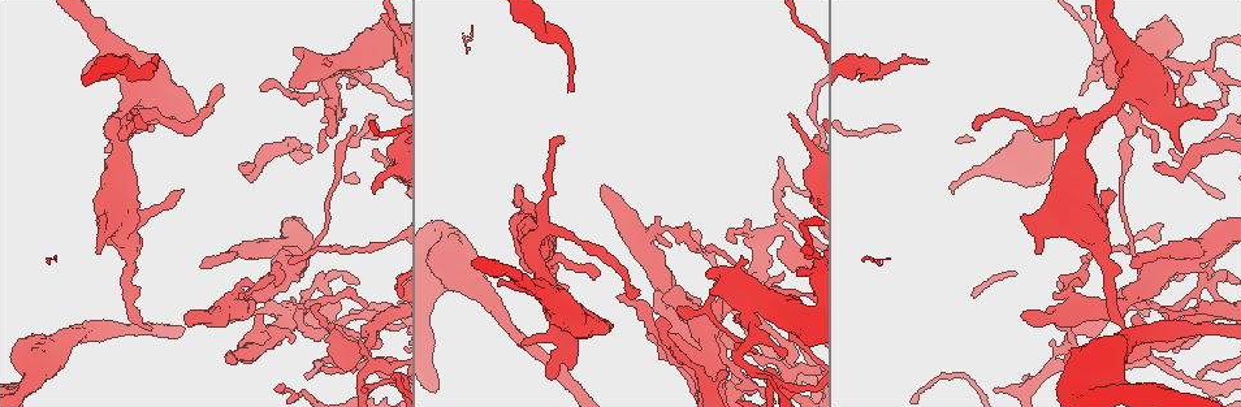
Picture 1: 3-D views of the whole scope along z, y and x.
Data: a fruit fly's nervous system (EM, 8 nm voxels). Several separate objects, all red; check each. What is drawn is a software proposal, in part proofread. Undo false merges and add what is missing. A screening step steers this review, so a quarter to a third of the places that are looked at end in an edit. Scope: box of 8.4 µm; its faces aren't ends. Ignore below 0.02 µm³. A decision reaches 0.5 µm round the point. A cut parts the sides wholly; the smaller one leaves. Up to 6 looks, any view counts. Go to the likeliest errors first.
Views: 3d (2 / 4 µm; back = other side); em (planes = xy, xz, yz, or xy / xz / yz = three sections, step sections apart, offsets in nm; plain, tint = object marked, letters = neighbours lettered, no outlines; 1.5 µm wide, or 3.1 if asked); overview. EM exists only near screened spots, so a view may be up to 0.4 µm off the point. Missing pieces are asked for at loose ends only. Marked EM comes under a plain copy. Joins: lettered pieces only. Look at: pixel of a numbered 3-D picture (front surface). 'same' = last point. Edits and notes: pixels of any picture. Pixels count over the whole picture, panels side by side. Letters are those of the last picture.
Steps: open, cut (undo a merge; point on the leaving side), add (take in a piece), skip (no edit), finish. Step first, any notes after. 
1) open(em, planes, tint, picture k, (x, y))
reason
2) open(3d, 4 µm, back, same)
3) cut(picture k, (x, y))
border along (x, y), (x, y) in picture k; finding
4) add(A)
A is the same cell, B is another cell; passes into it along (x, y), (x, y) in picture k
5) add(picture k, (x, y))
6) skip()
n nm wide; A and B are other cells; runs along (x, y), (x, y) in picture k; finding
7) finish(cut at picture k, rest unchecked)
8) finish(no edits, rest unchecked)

open(em, planes, letters, picture 1, (925, 63))

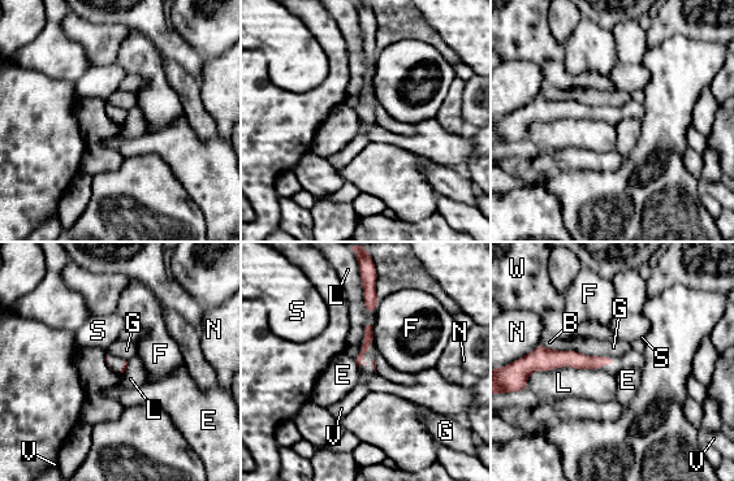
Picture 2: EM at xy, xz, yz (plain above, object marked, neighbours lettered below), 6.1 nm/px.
add(V)
L touches over 500 nm; V is the same cell, B, E, F, G, L, N, S and W are other cells; the neuron continues

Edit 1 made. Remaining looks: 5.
open(overview)

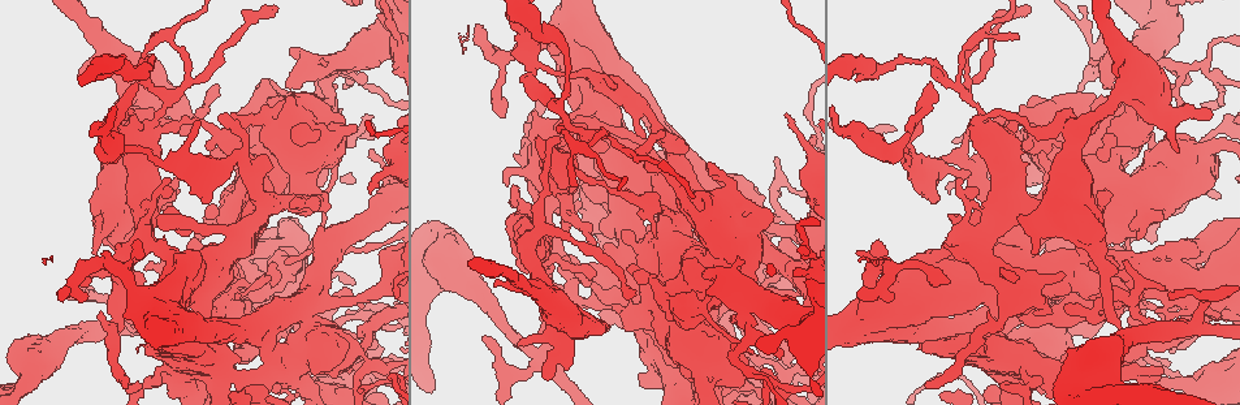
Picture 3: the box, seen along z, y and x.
open(em, yz, step 8, letters, picture 3, (771, 211))
an open end

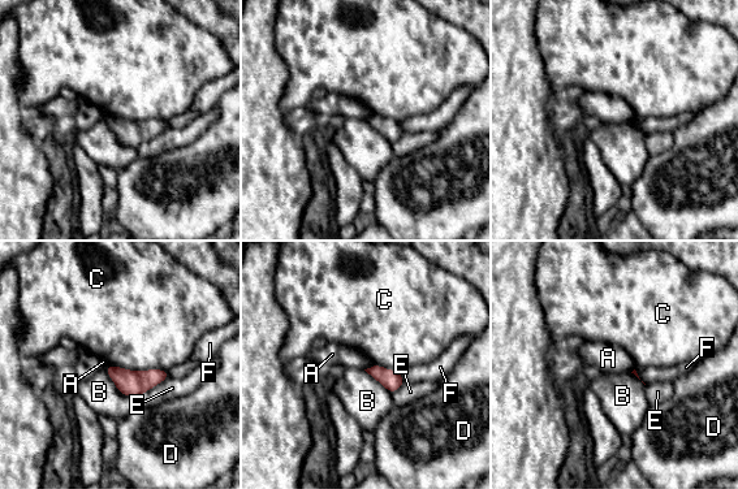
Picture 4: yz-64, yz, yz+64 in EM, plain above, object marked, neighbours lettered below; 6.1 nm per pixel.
skip()
C touches over 380 nm; A, B, C, D, E and F are other cells; none of them fits

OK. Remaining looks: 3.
finish(add at picture 2, rest unchecked)

